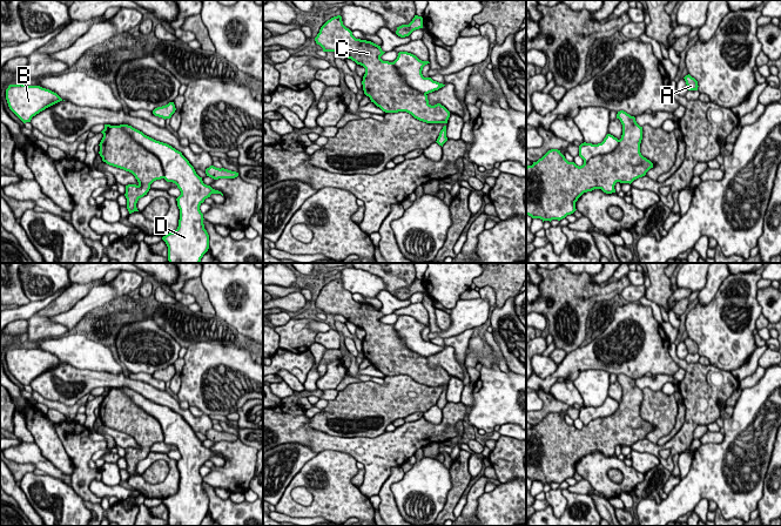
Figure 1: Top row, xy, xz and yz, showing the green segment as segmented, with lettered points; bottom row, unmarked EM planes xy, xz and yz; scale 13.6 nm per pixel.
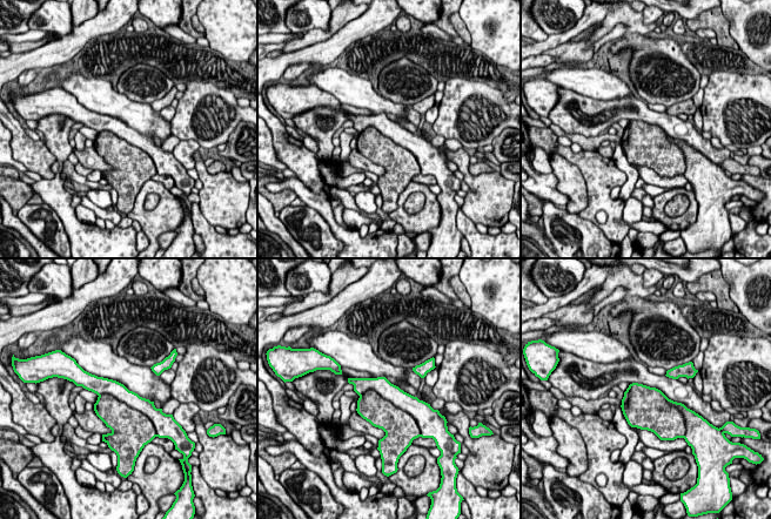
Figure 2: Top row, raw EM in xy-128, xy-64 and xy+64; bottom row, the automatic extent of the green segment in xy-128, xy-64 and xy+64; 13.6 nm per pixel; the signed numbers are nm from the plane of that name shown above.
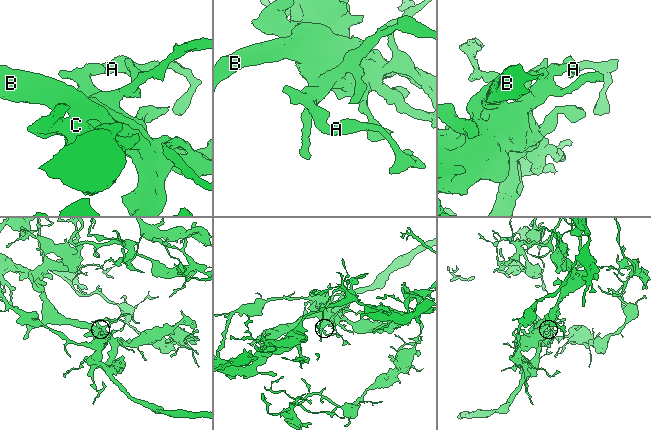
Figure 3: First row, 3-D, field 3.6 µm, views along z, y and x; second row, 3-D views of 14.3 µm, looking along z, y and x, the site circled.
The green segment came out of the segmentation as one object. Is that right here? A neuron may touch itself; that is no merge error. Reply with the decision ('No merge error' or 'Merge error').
Merge error

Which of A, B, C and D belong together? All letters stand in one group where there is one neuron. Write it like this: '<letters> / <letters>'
A C / B D

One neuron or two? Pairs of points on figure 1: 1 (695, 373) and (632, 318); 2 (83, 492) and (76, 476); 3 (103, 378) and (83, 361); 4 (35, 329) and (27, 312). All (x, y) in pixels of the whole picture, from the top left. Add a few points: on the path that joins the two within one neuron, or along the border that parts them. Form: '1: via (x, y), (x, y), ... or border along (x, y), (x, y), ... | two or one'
1: border along (670, 343), (670, 356), (680, 368) | two
2: via (80, 489), (76, 485), (76, 479) | one
3: border along (68, 364), (80, 369), (122, 373) | two
4: border along (34, 314), (26, 319) | two

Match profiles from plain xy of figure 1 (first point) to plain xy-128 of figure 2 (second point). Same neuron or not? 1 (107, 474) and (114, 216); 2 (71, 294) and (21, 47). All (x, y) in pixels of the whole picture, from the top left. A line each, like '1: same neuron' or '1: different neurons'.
1: different neurons
2: same neuron

